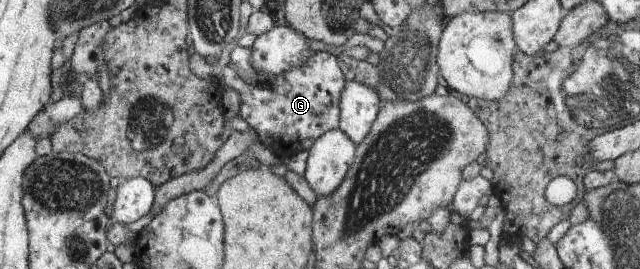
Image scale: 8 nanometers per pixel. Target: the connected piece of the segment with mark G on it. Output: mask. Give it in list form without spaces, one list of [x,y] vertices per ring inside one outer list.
[[[325,51],[316,52],[305,64],[295,66],[251,92],[241,94],[240,115],[249,123],[249,127],[256,131],[258,140],[263,146],[280,158],[287,159],[303,150],[308,152],[325,132],[331,131],[331,128],[340,129],[339,96],[341,100],[341,92],[343,92],[349,76],[339,68],[335,56]]]

